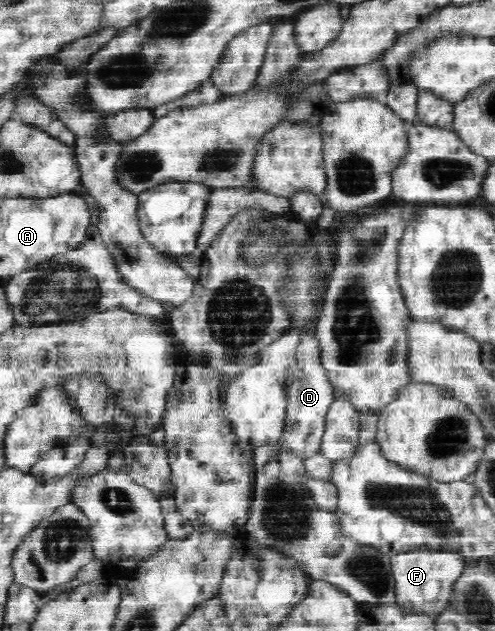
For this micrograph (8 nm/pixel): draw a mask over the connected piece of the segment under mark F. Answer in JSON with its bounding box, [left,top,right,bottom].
[392,548,466,615]

